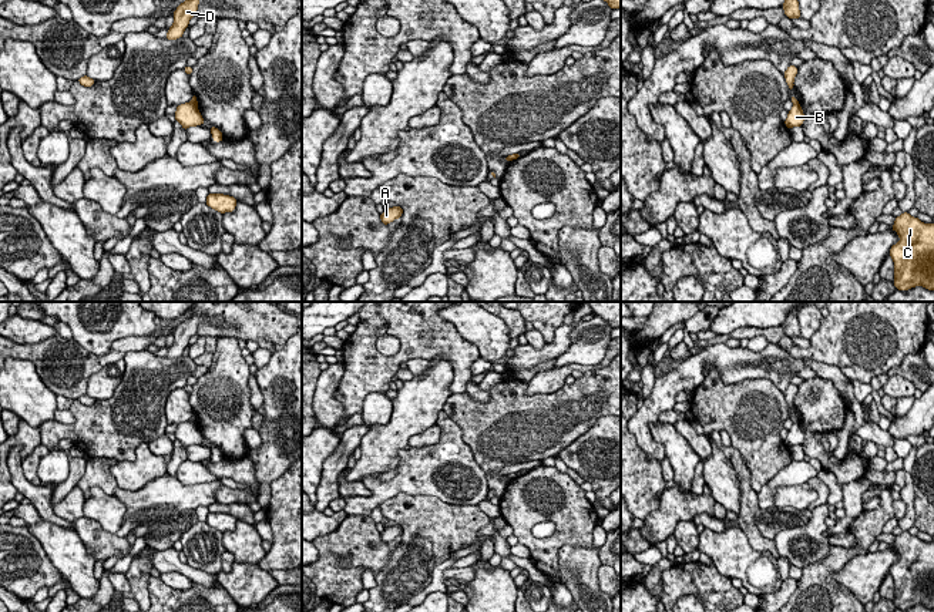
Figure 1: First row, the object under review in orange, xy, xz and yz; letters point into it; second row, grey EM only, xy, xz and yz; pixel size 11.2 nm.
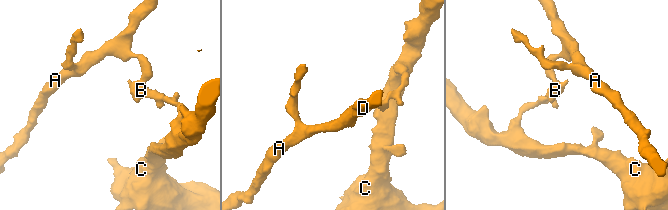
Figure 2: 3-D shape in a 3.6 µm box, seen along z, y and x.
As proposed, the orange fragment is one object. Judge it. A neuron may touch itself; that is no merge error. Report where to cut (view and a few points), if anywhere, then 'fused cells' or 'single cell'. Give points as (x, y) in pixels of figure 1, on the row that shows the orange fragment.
cut xy (190, 101), (195, 106); fused cells

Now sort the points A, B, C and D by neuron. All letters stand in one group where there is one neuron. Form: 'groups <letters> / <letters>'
groups A D / B C

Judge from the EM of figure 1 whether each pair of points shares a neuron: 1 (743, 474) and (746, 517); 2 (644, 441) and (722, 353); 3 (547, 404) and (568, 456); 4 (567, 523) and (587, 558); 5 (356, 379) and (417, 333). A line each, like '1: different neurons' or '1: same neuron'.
1: same neuron
2: same neuron
3: different neurons
4: different neurons
5: same neuron

